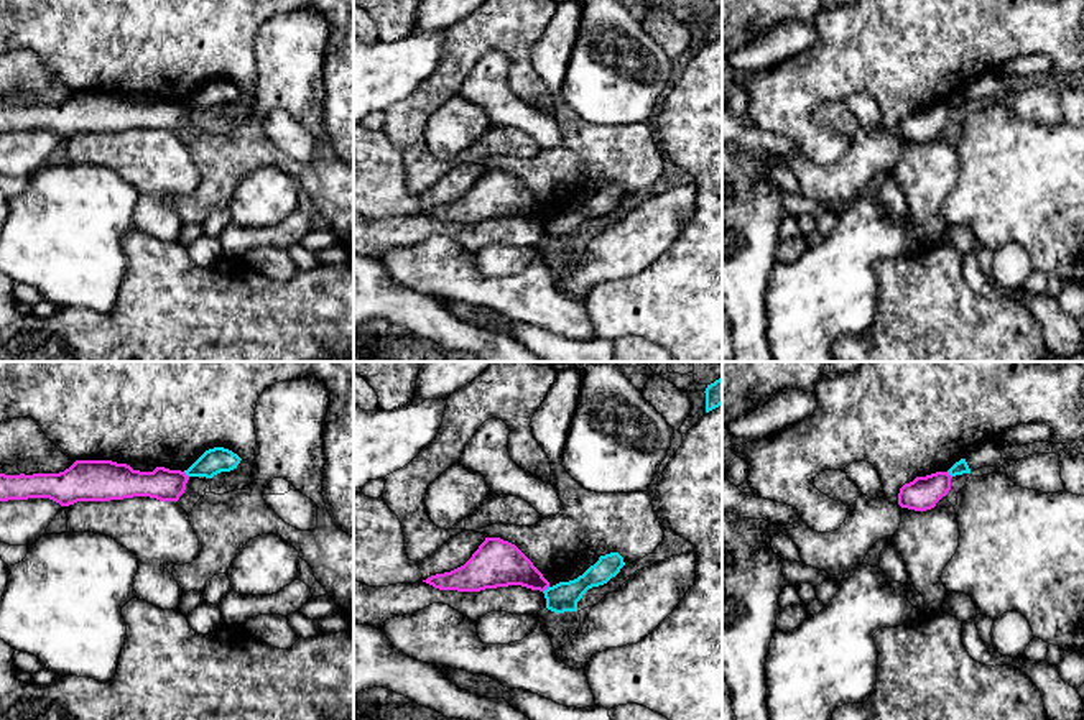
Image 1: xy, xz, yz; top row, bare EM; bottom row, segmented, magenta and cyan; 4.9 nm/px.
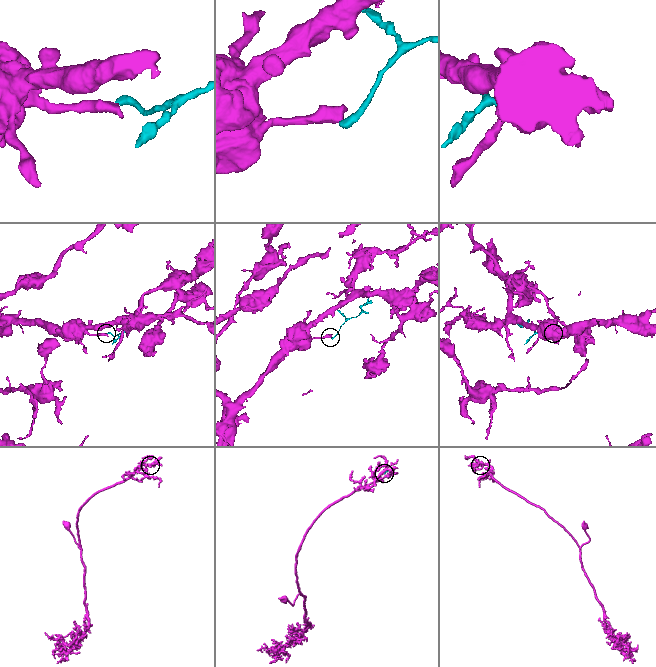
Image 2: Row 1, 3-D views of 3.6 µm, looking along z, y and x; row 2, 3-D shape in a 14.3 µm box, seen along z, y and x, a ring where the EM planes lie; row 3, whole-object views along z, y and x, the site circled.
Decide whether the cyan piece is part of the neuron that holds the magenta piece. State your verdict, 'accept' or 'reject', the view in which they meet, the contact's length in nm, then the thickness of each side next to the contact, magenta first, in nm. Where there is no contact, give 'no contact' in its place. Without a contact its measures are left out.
reject | xz | 50 nm | 220/140 nm

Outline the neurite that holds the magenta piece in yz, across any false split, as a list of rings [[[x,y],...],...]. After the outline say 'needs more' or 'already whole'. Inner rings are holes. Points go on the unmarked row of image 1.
[[[947,104],[916,108],[900,120],[898,136],[915,143],[931,141],[951,122],[951,110]]] | already whole

